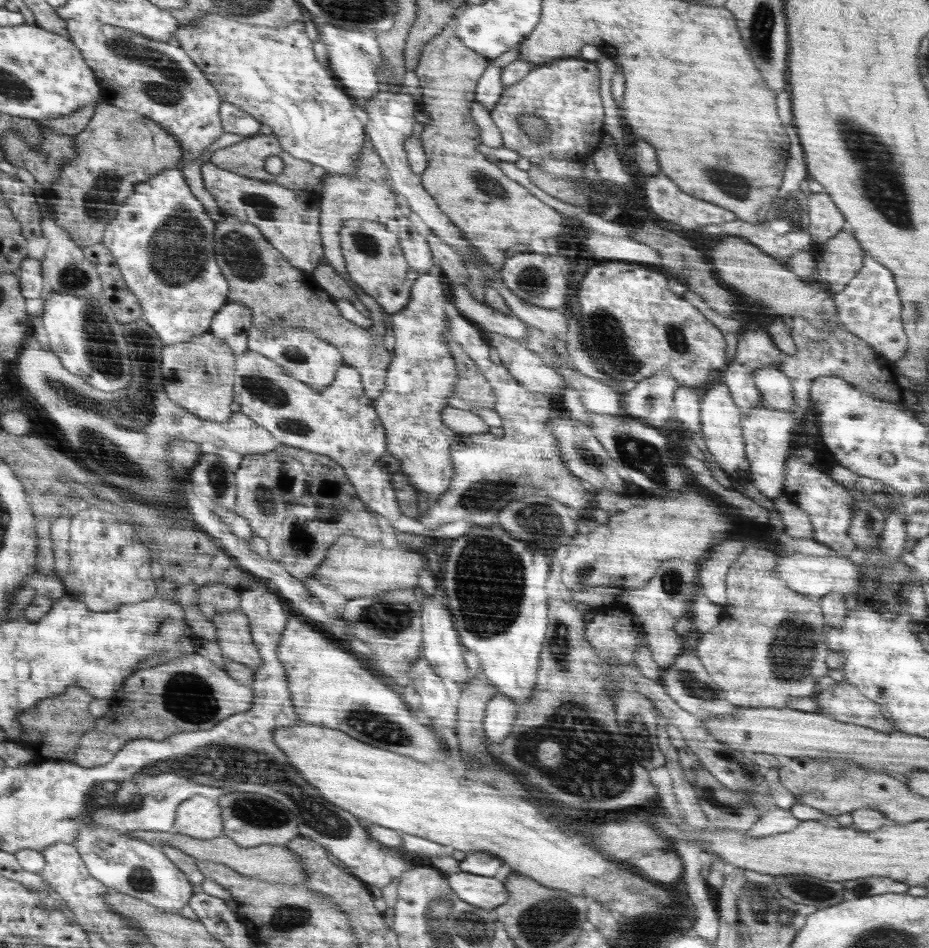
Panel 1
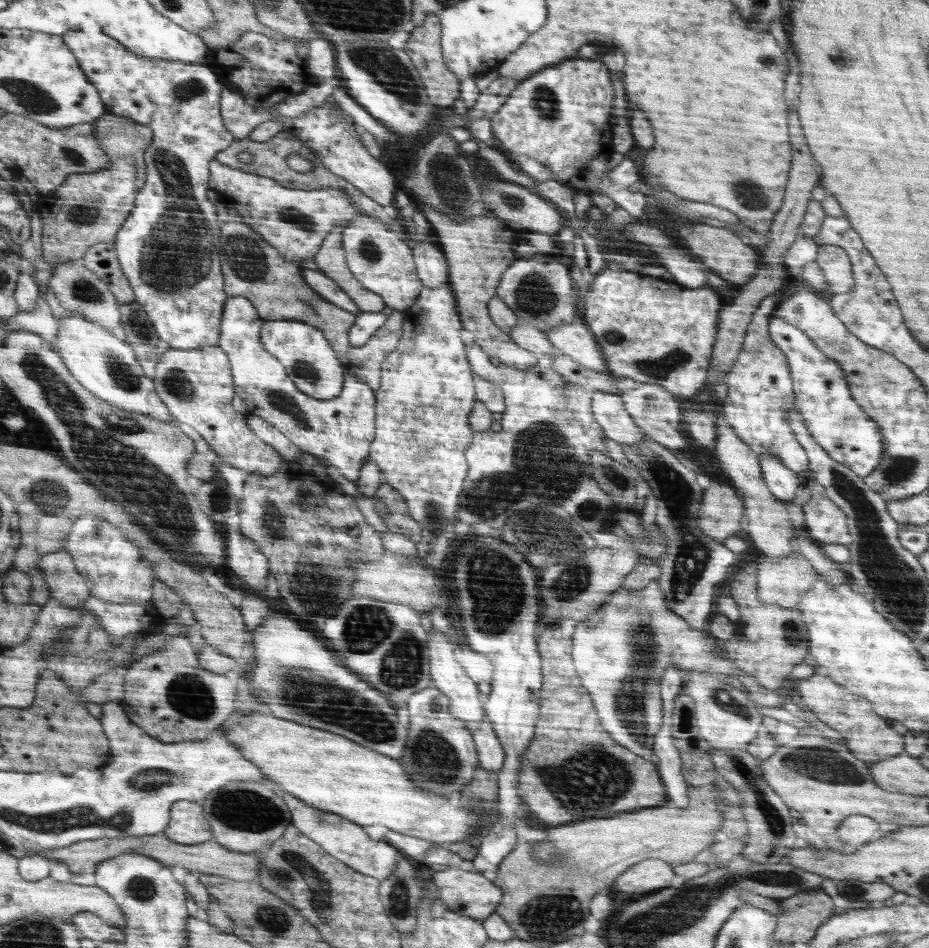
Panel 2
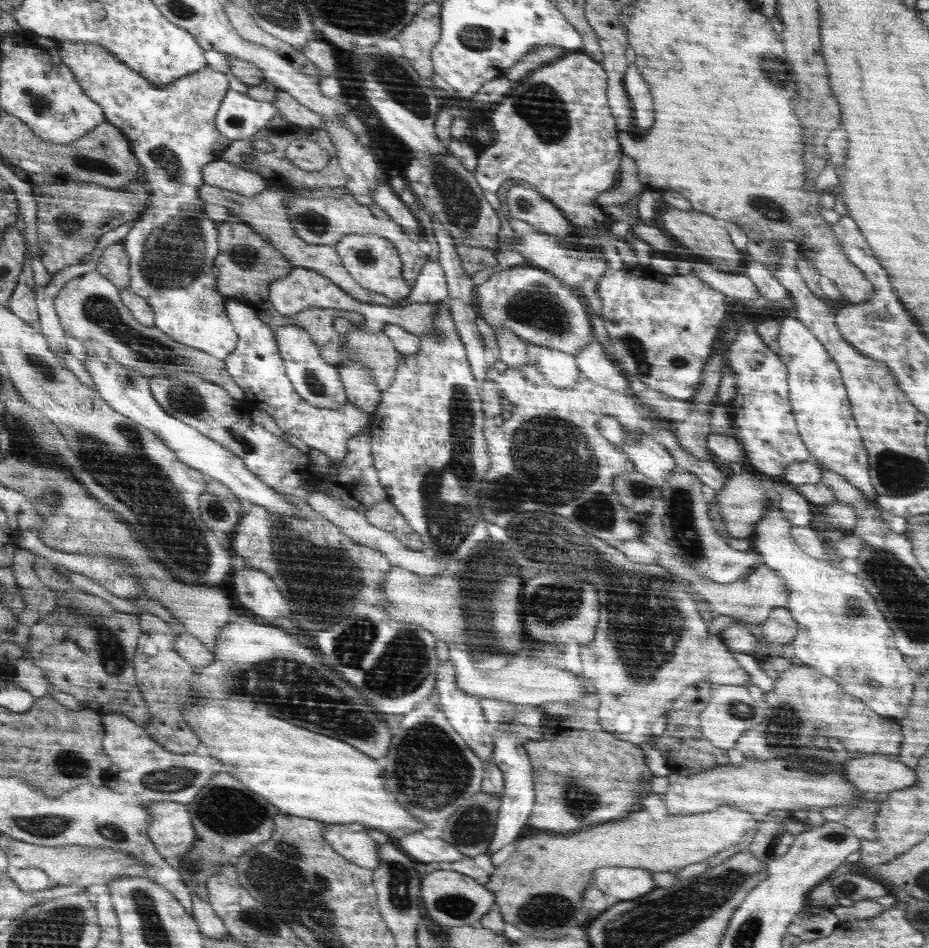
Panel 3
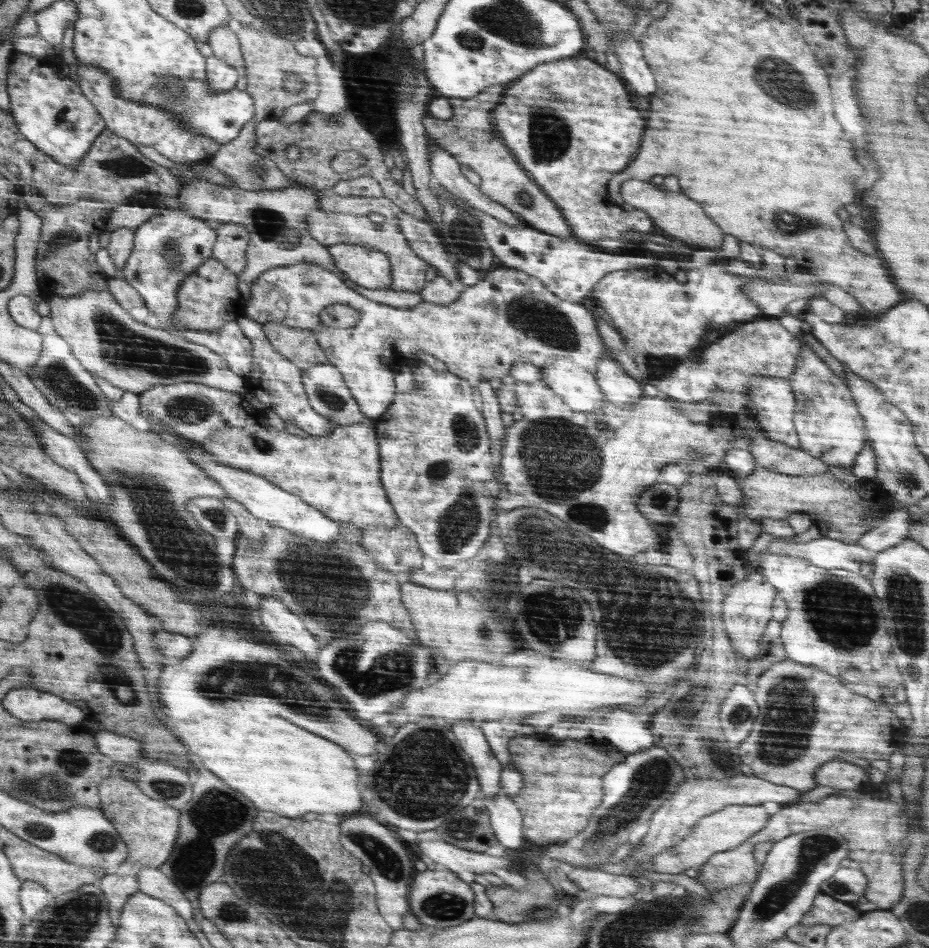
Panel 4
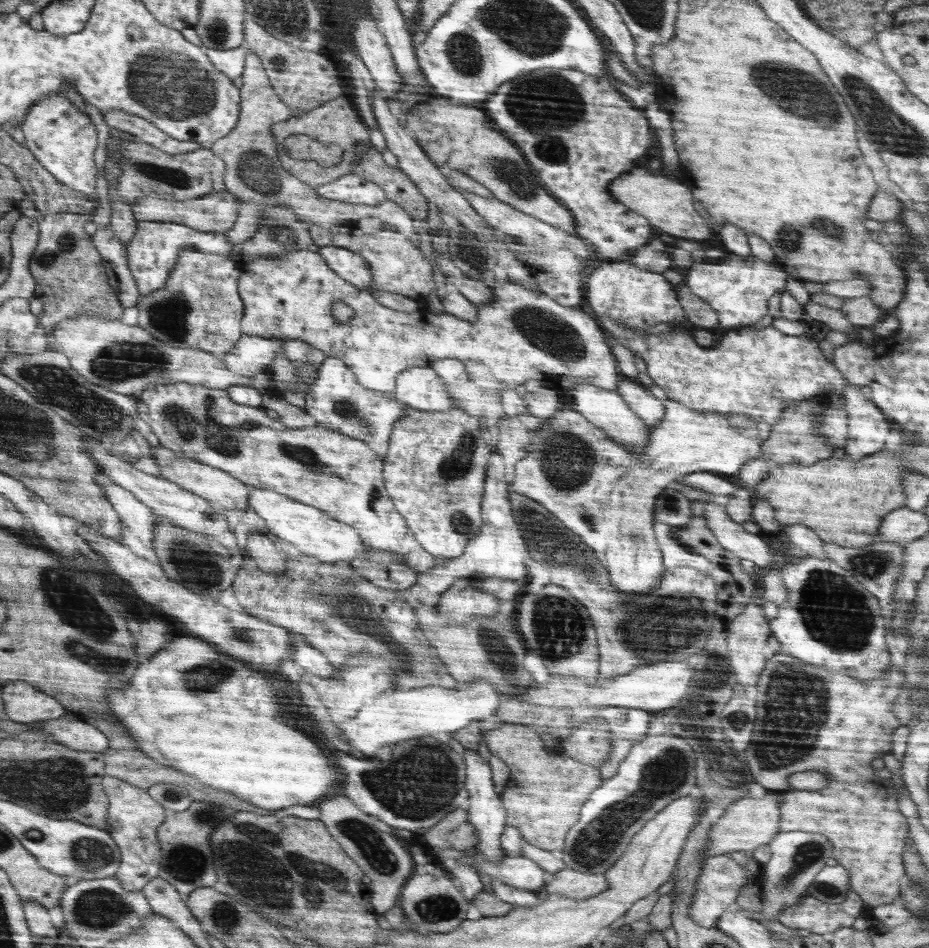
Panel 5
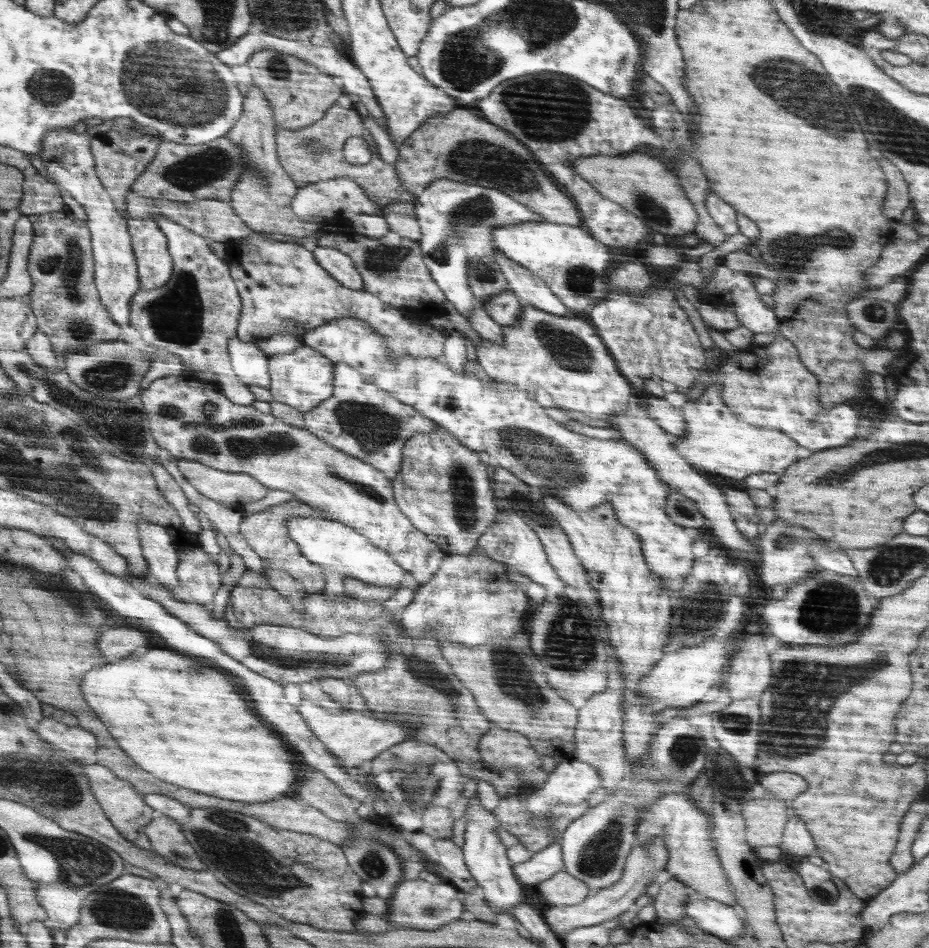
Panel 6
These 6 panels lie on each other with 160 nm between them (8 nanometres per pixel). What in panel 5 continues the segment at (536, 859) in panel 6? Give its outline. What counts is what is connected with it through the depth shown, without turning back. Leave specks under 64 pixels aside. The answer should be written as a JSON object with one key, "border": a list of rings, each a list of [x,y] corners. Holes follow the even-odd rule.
{"border":[[[481,856],[475,858],[476,868],[482,874],[500,879],[504,884],[524,890],[542,891],[545,886],[544,869],[525,856],[508,856],[502,860],[484,860]]]}

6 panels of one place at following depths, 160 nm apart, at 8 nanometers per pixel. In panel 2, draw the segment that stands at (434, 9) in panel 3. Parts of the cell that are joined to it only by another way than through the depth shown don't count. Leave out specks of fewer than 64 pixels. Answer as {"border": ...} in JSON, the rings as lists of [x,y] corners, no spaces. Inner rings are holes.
{"border":[[[428,14],[422,25],[415,26],[409,32],[409,39],[403,47],[412,64],[421,76],[426,94],[435,107],[452,107],[454,100],[460,95],[462,79],[454,74],[444,59],[441,42],[441,22],[436,14]]]}

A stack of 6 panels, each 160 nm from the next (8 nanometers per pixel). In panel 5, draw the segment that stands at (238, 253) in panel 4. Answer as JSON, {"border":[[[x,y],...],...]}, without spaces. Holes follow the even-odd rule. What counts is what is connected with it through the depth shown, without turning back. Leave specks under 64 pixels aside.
{"border":[[[251,50],[247,51],[246,68],[243,70],[242,110],[239,122],[228,137],[216,141],[210,147],[225,164],[225,190],[240,199],[240,212],[235,226],[224,236],[228,244],[239,250],[244,242],[251,241],[262,221],[262,211],[268,207],[288,207],[294,215],[309,226],[336,227],[346,222],[358,222],[362,218],[378,218],[385,227],[395,229],[408,238],[417,235],[417,223],[399,206],[388,200],[377,206],[366,204],[350,205],[320,197],[316,190],[290,175],[281,165],[277,142],[270,130],[272,124],[292,118],[291,108],[286,106],[274,92],[266,76],[262,61]]]}

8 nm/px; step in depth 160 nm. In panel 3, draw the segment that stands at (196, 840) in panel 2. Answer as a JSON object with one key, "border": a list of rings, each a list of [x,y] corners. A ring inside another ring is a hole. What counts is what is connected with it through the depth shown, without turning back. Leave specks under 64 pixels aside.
{"border":[[[162,802],[150,808],[150,813],[154,821],[147,828],[148,835],[164,859],[185,854],[198,840],[188,806]]]}

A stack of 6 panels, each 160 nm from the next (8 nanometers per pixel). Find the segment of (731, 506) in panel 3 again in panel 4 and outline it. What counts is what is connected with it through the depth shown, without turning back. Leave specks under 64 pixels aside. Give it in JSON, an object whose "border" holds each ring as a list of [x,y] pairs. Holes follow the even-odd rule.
{"border":[[[757,467],[752,474],[741,476],[738,480],[743,492],[741,506],[738,508],[740,518],[755,521],[762,521],[763,518],[785,520],[796,512],[805,512],[813,520],[825,520],[826,537],[845,543],[858,542],[871,529],[869,514],[879,512],[886,506],[886,502],[874,501],[871,493],[873,484],[860,481],[856,484],[843,483],[829,470],[822,474],[792,476]]]}

